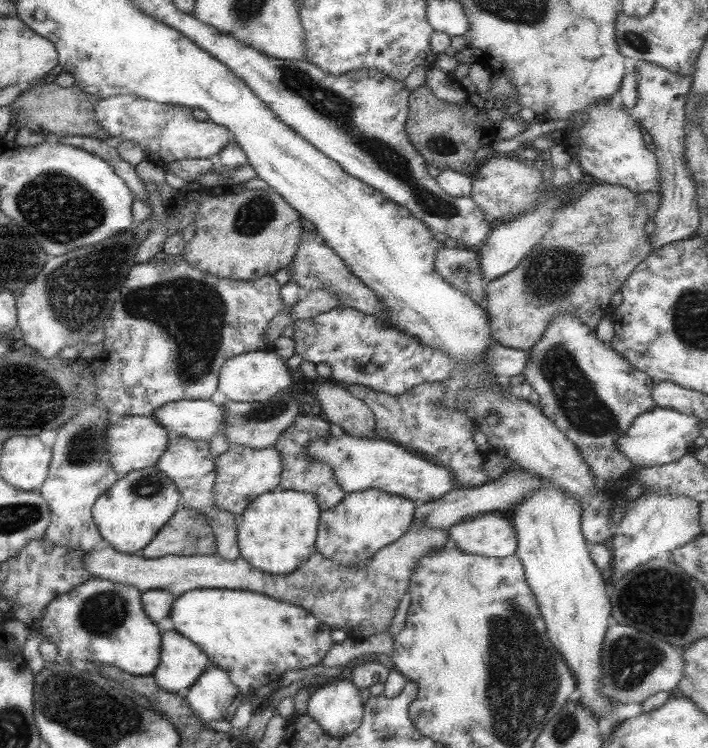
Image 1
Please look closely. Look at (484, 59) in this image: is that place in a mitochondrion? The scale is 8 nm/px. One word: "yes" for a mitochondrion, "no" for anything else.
no

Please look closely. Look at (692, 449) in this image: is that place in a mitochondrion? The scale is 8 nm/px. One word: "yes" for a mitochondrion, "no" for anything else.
no

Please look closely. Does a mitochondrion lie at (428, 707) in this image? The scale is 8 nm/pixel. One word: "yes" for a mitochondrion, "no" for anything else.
no

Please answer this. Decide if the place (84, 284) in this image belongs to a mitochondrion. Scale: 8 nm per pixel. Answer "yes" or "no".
yes

